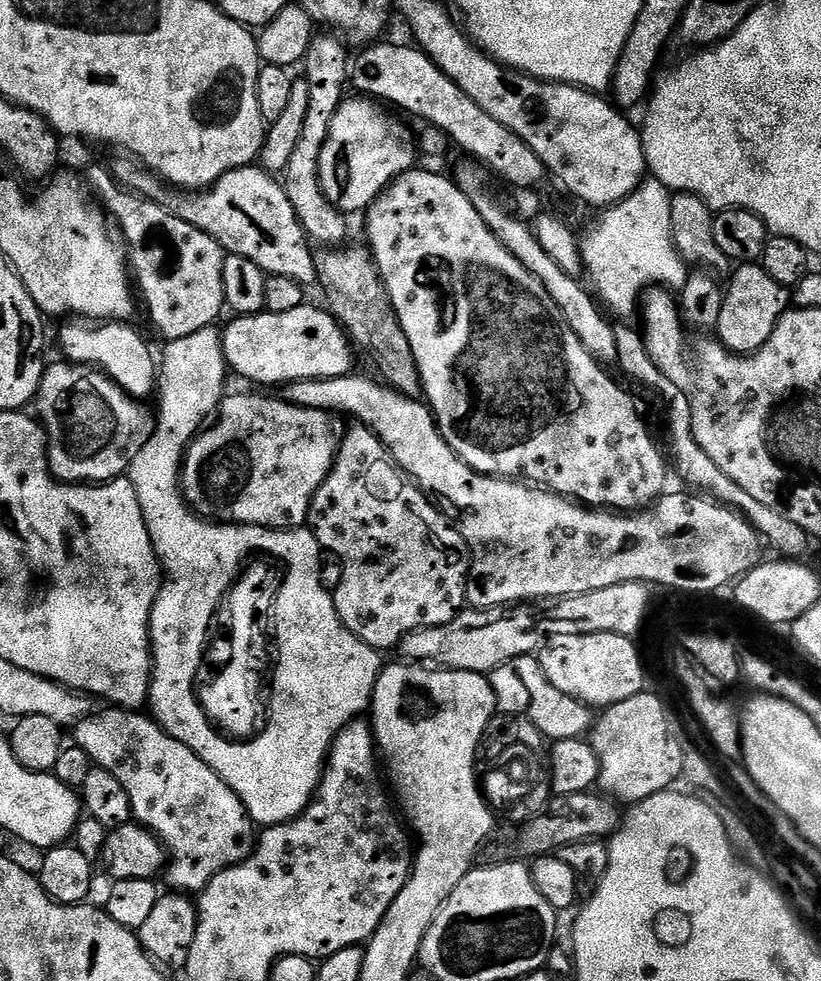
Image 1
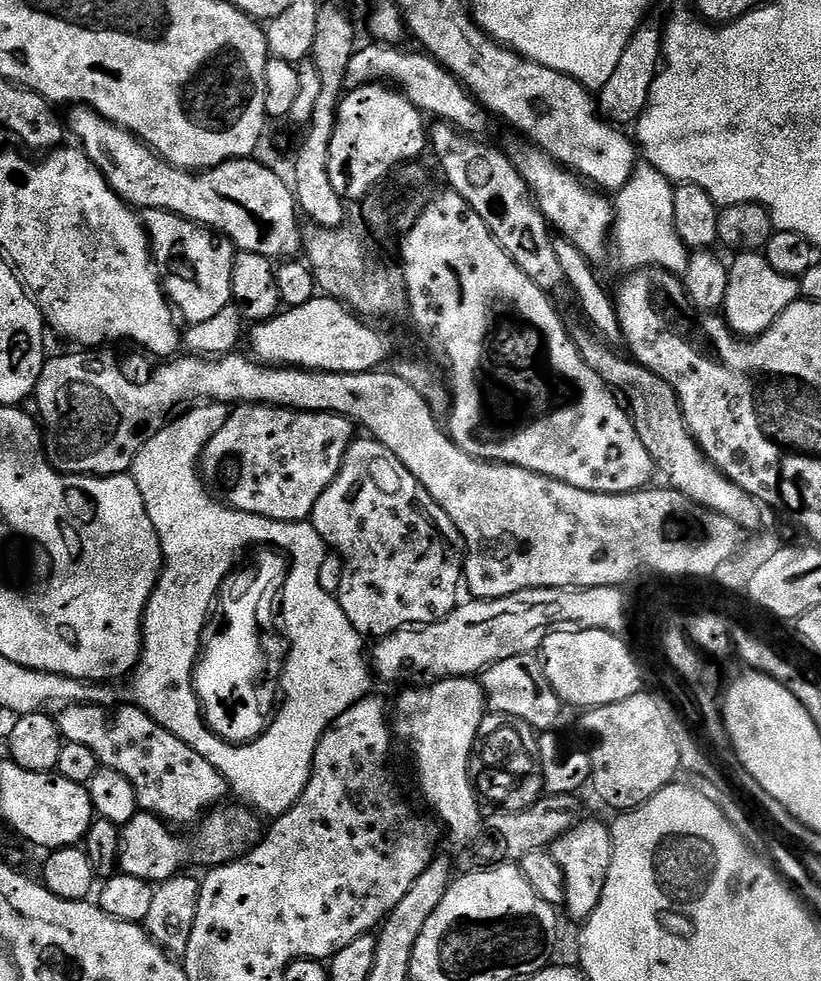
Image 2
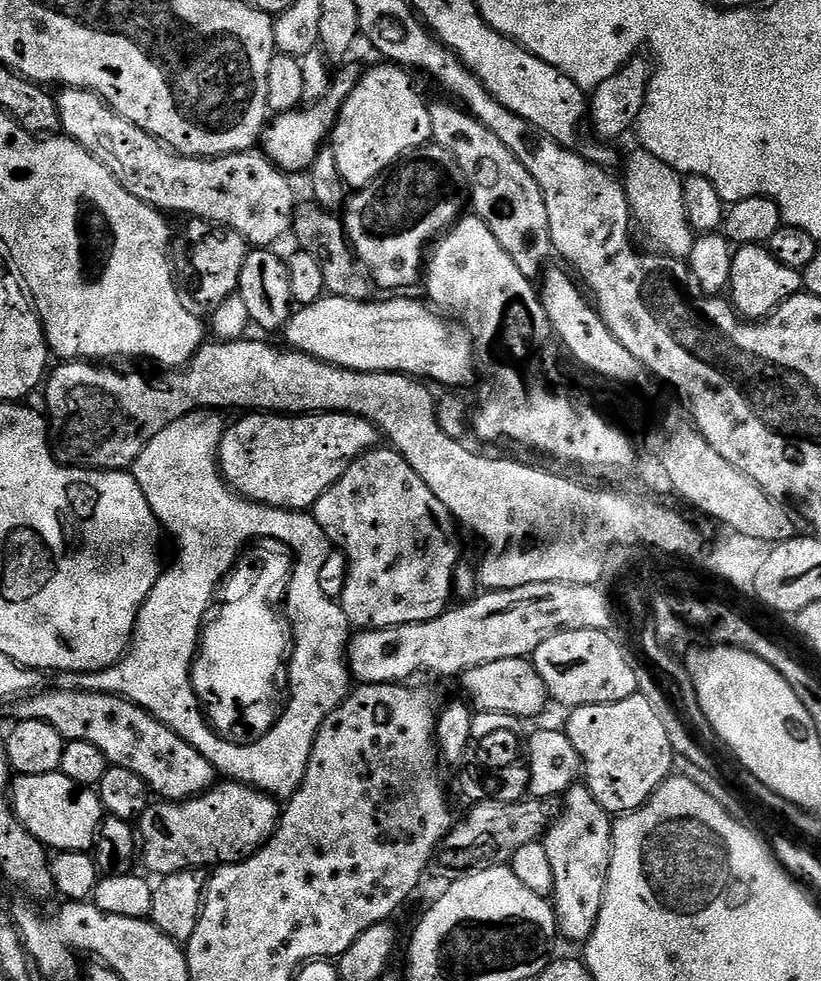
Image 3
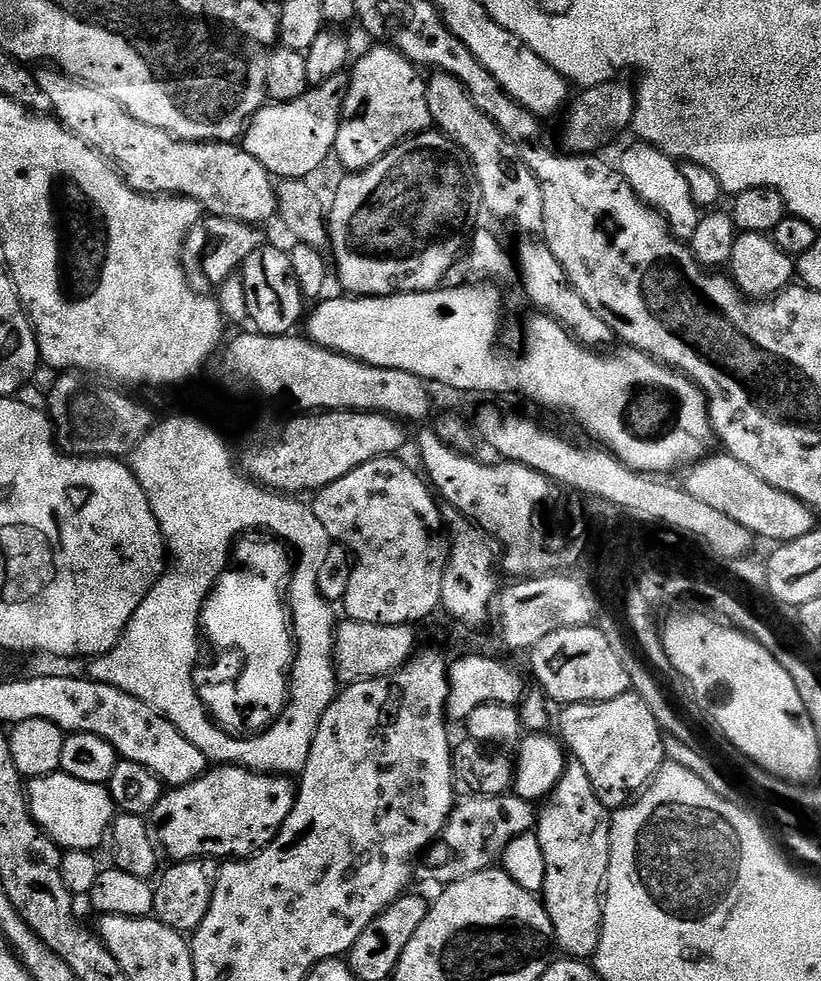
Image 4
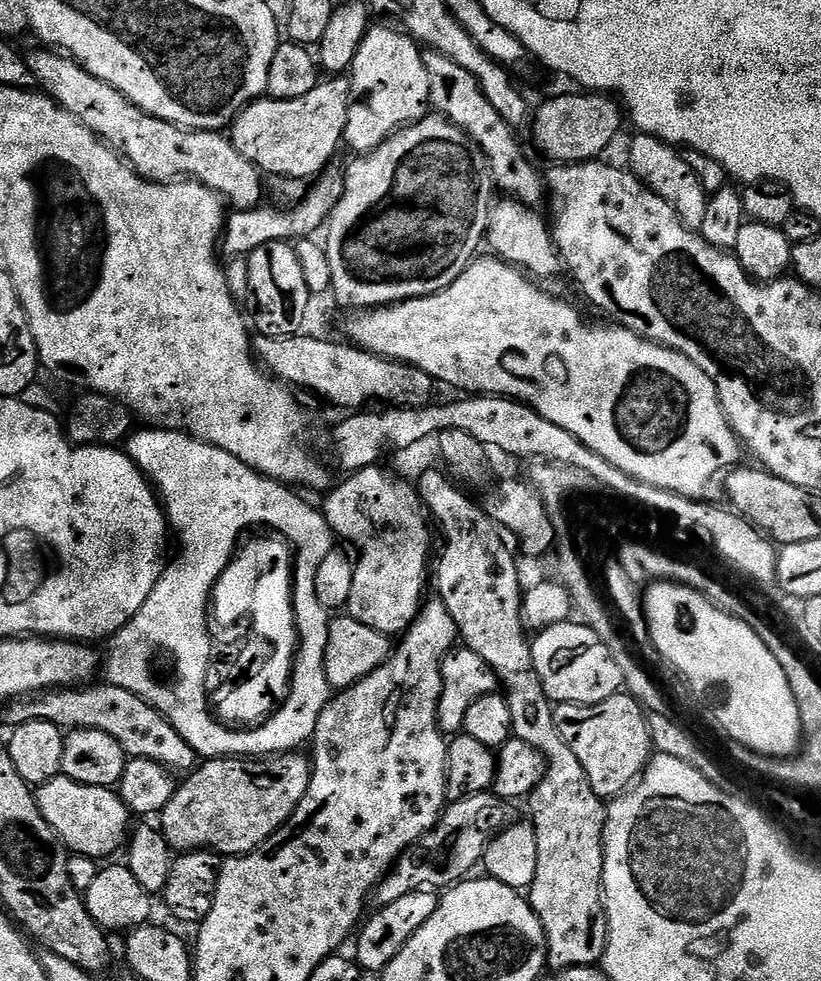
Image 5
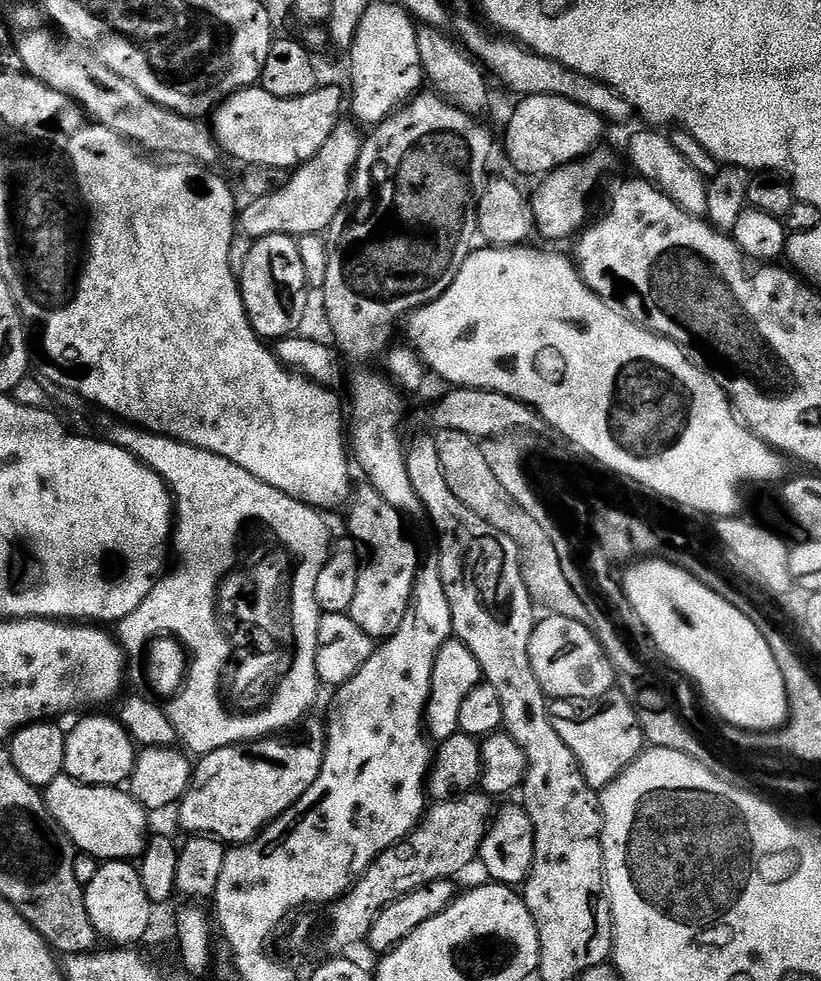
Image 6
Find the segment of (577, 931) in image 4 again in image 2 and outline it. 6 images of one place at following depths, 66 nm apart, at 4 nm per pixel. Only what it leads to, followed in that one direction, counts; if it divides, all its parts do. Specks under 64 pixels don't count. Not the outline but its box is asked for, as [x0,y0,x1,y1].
[551,819,612,922]

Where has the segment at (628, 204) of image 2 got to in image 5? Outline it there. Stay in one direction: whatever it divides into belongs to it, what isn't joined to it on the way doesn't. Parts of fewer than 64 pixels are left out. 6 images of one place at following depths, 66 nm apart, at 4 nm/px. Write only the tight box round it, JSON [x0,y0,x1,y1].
[627,134,709,230]

